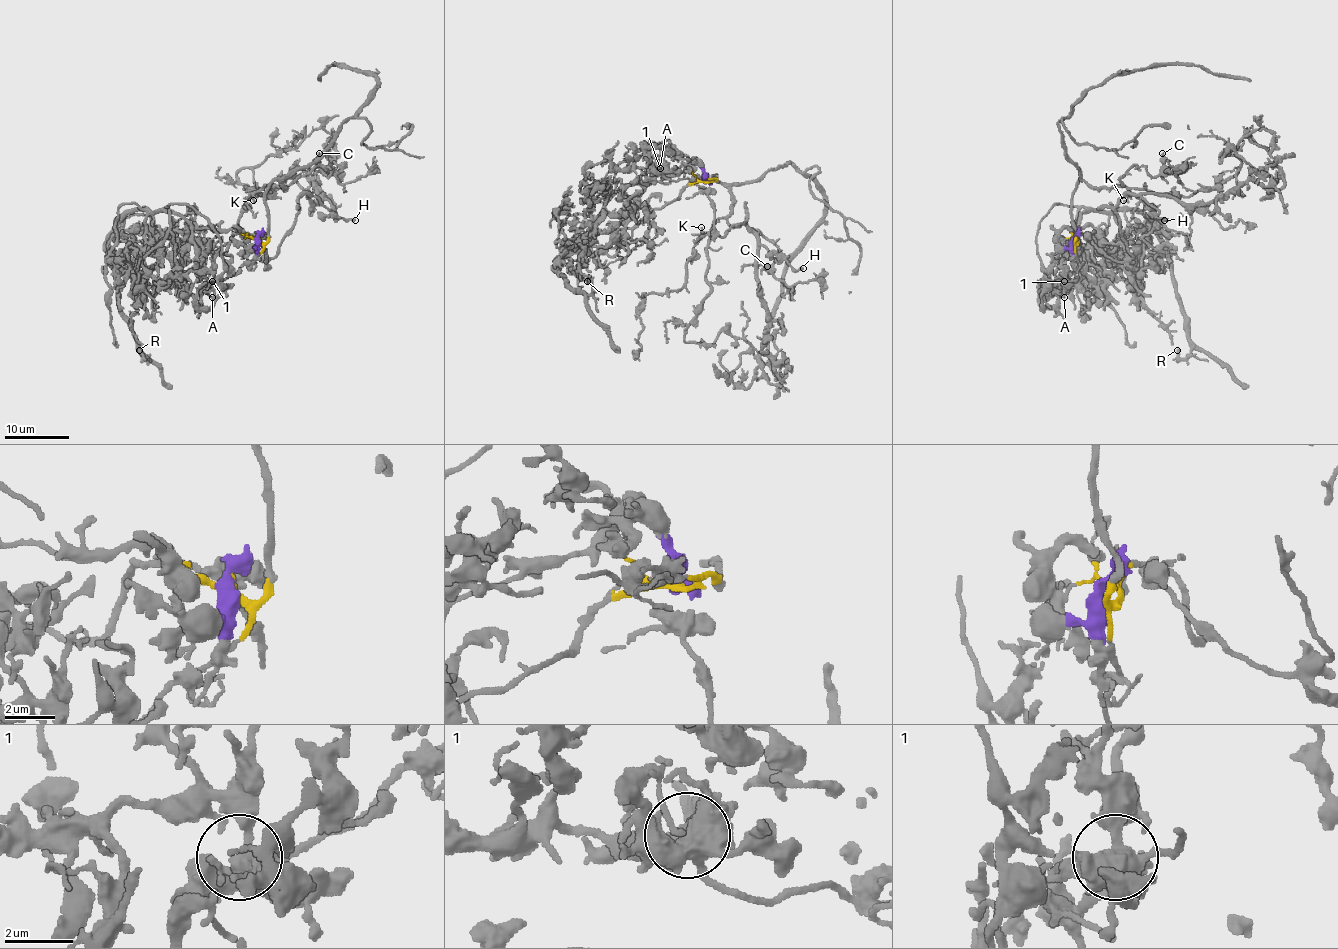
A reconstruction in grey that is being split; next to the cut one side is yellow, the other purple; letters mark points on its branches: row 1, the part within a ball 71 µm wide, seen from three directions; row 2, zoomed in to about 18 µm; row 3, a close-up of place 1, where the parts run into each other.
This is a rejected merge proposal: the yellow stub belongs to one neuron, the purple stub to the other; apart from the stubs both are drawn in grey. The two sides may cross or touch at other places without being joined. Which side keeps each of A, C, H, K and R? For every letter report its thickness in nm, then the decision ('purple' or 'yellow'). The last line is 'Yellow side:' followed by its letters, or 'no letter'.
A: 130 nm | purple
C: 200 nm | yellow
H: 220 nm | yellow
K: 140 nm | yellow
R: 150 nm | purple
Yellow side: C, H, K

